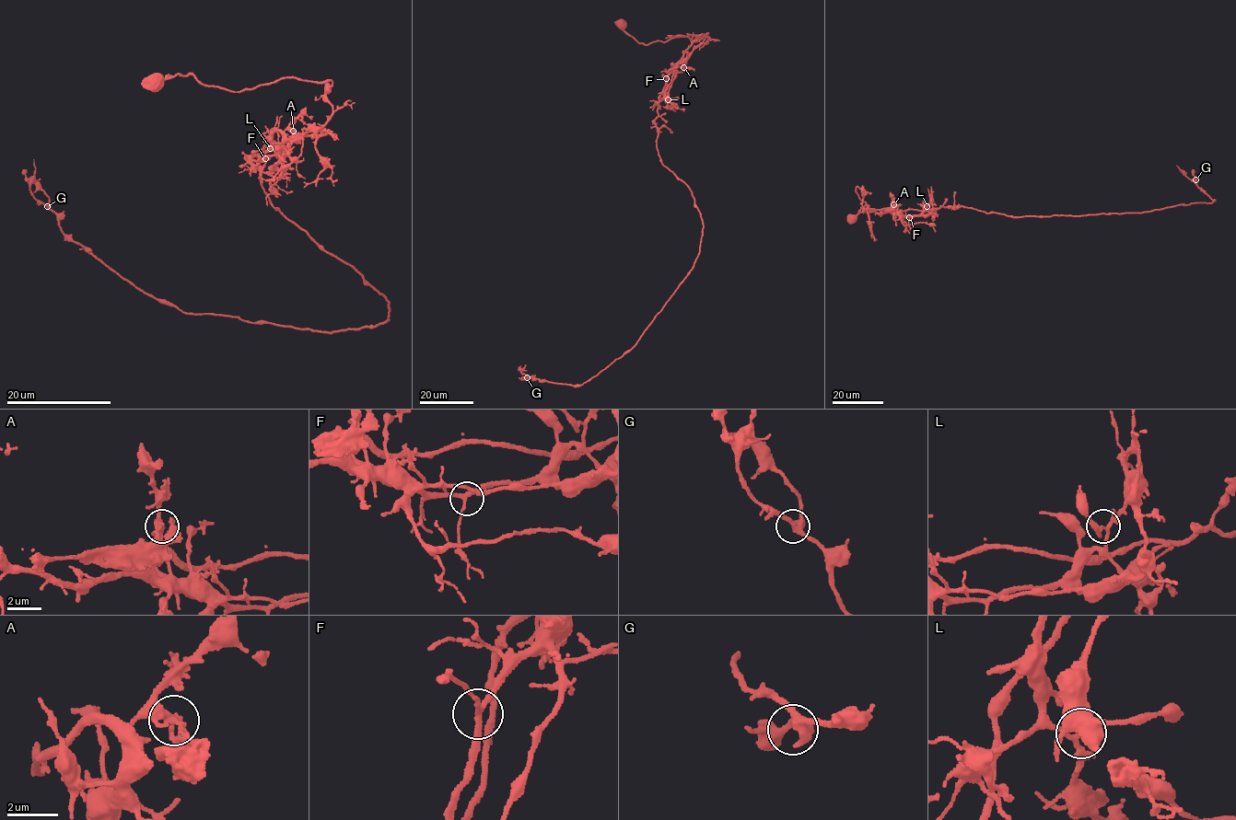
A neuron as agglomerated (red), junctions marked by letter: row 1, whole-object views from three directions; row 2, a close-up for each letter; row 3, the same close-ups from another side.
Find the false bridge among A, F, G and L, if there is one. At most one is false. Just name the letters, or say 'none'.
A

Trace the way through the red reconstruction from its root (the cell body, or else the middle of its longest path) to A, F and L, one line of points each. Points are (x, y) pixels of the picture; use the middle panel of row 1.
A: (623, 23), (627, 33), (646, 44), (678, 37), (707, 36), (708, 41), (704, 35), (686, 50), (683, 67)
F: (623, 23), (627, 33), (646, 44), (687, 36), (709, 38), (705, 43), (705, 36), (695, 40), (666, 78)
L: (623, 23), (646, 44), (709, 38), (695, 40), (668, 76), (668, 99)

